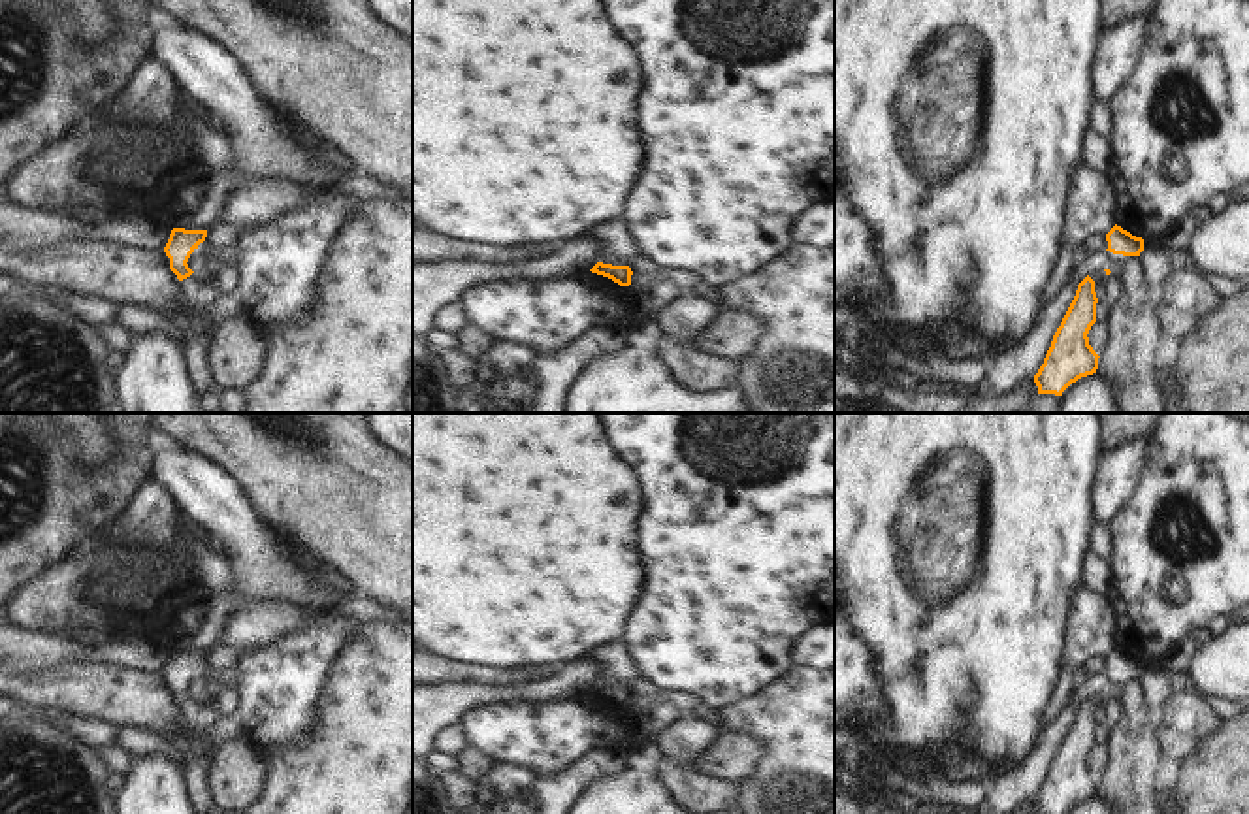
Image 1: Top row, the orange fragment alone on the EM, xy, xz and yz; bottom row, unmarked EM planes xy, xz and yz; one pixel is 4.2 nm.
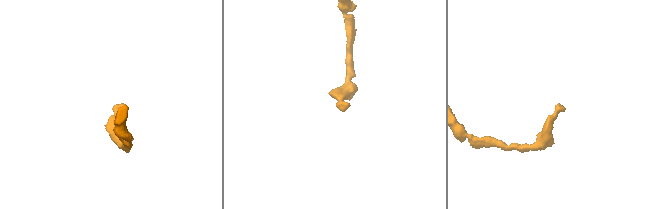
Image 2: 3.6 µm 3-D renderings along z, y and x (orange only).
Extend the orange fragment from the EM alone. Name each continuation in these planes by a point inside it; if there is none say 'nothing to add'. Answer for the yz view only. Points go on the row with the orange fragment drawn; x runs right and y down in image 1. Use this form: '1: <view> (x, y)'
nothing to add

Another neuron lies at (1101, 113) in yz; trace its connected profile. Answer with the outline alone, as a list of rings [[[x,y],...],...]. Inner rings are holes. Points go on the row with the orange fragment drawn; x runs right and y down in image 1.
[[[1095,98],[1091,107],[1091,126],[1110,139],[1111,136],[1111,104],[1106,98]]]

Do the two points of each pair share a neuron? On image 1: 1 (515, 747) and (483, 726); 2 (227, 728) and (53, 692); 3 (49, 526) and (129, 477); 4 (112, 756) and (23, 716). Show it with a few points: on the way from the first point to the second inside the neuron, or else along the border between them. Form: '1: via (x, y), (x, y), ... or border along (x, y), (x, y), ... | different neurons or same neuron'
1: via (507, 739), (490, 728) | same neuron
2: border along (176, 718), (181, 730), (202, 737), (211, 747) | different neurons
3: via (68, 507), (76, 500), (95, 498), (110, 488) | same neuron
4: border along (97, 747), (110, 771) | different neurons

